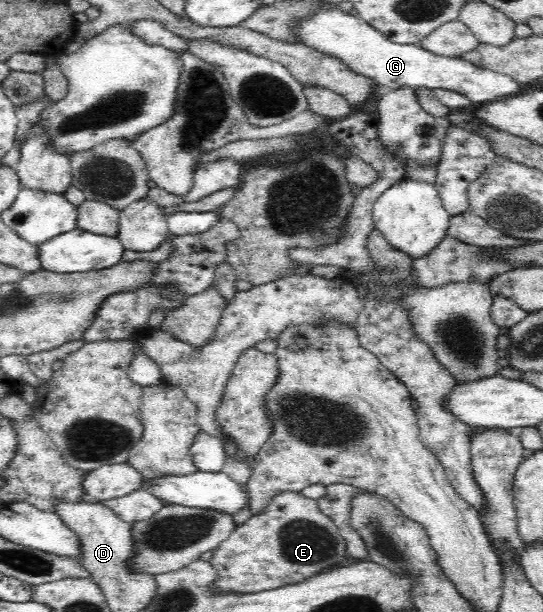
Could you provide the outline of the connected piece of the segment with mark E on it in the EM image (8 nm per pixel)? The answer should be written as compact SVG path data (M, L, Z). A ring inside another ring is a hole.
M288 491L273 496L267 508L261 510L259 513L253 514L247 521L245 521L245 523L236 526L232 531L231 536L226 541L221 542L218 549L214 551L210 563L218 574L217 582L214 584L214 587L216 587L215 590L219 590L219 592L231 592L232 595L233 592L237 594L262 592L287 585L294 585L295 583L302 583L309 580L311 577L321 574L324 570L325 572L328 572L333 566L348 566L350 563L350 557L347 554L347 543L342 537L340 530L334 523L333 519L320 510L316 500L311 499L310 497L305 497L301 492Z

